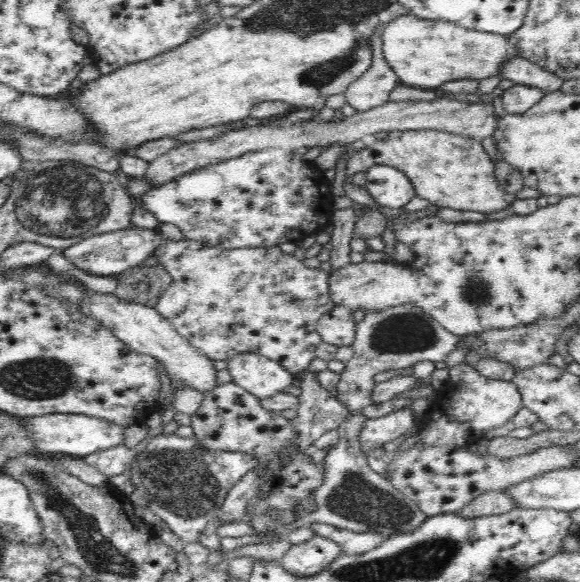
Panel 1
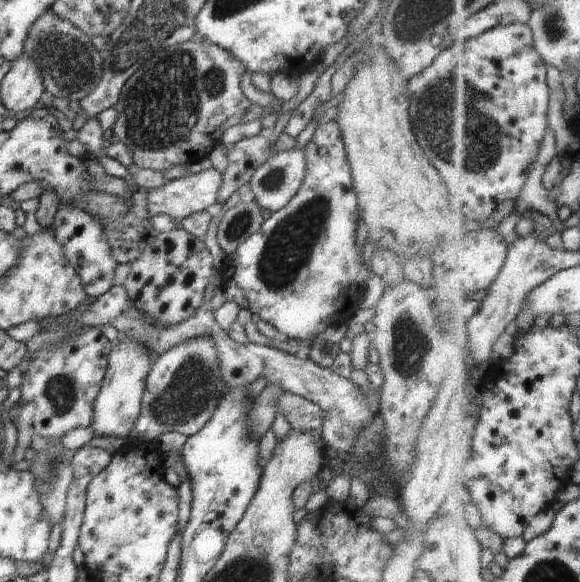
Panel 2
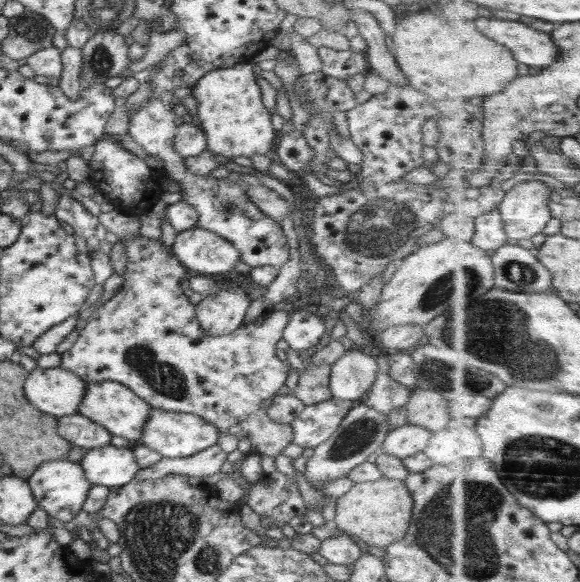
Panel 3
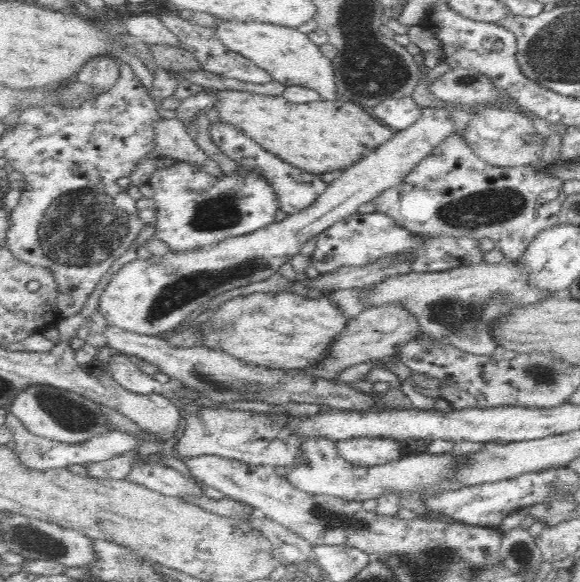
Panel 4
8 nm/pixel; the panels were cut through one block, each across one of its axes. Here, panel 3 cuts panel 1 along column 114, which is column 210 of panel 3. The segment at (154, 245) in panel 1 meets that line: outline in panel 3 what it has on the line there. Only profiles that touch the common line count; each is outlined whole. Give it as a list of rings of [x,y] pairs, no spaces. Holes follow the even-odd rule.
[[[196,226],[179,232],[172,250],[188,270],[206,276],[229,273],[240,261],[240,253],[232,243]]]

